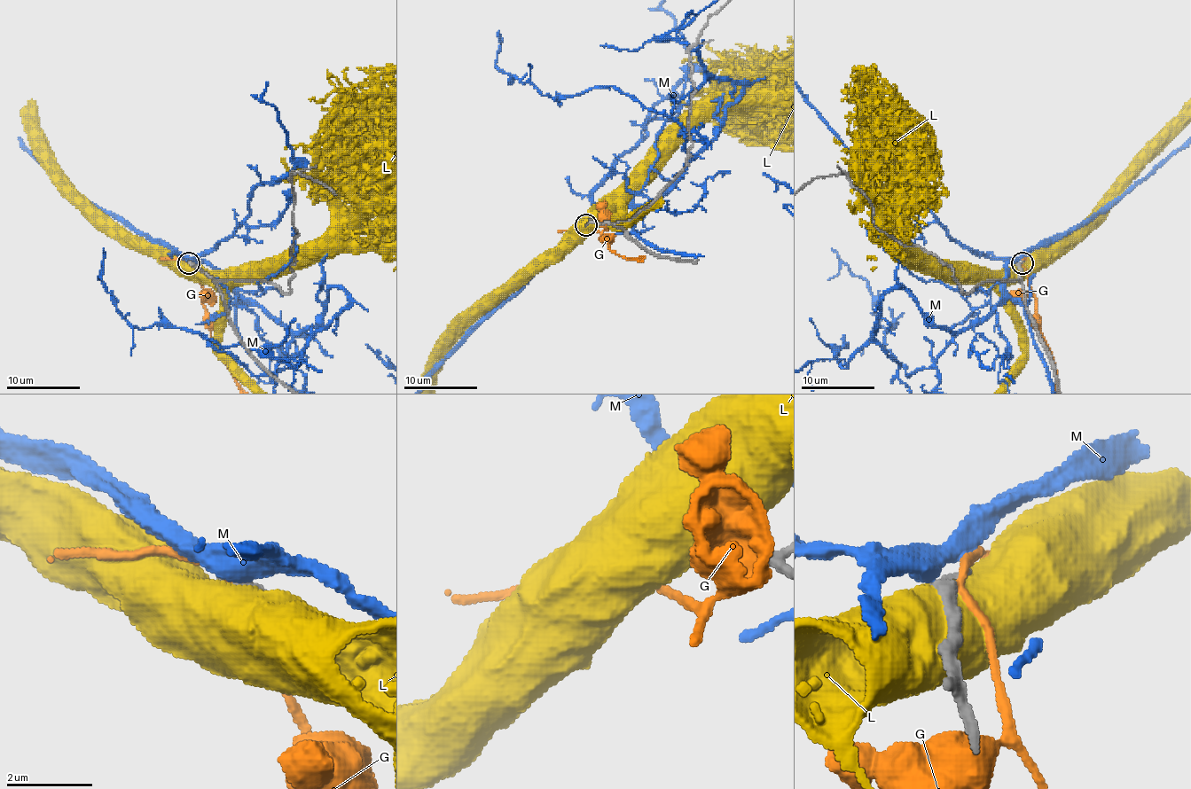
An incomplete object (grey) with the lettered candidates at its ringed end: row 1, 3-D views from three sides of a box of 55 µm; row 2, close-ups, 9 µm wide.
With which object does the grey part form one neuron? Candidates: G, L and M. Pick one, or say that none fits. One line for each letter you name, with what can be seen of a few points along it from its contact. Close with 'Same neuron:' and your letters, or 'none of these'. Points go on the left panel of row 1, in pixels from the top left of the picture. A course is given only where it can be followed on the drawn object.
Same neuron: none of these

